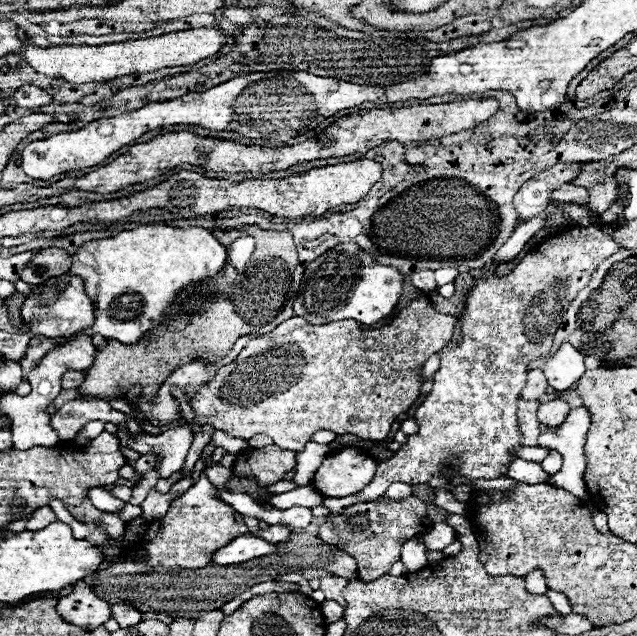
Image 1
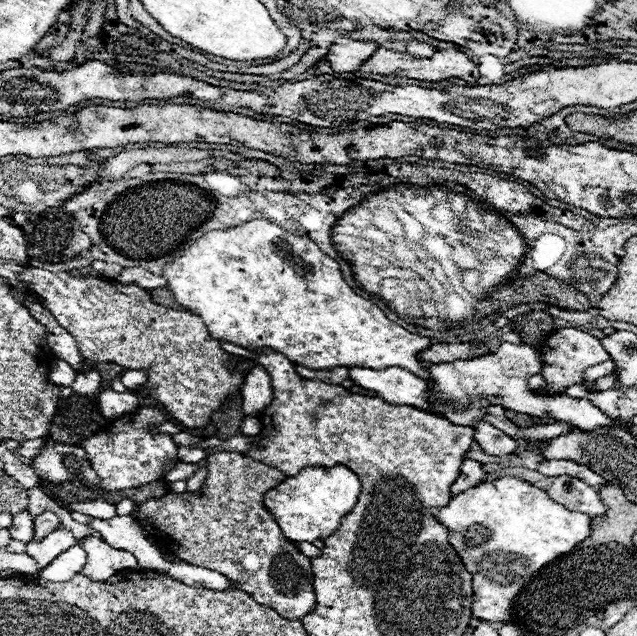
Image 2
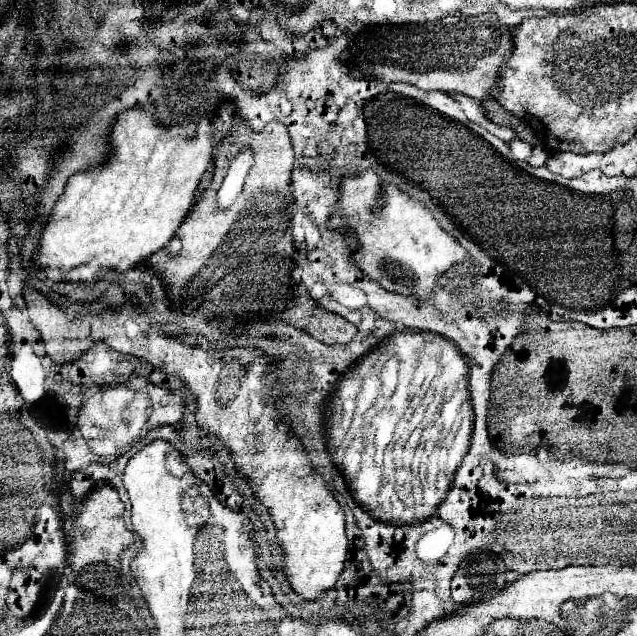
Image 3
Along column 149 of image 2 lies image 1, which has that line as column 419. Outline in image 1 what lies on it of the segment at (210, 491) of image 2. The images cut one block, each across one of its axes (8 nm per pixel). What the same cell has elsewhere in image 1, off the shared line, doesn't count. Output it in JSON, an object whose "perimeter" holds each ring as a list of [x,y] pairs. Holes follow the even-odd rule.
{"perimeter":[[[410,496],[406,500],[390,500],[378,498],[376,502],[362,502],[346,508],[342,514],[330,514],[326,522],[320,526],[318,536],[324,542],[334,546],[342,546],[358,560],[358,578],[364,582],[374,582],[384,576],[390,566],[400,558],[400,546],[406,538],[414,534],[424,534],[430,528],[430,520],[426,518],[426,504]]]}

